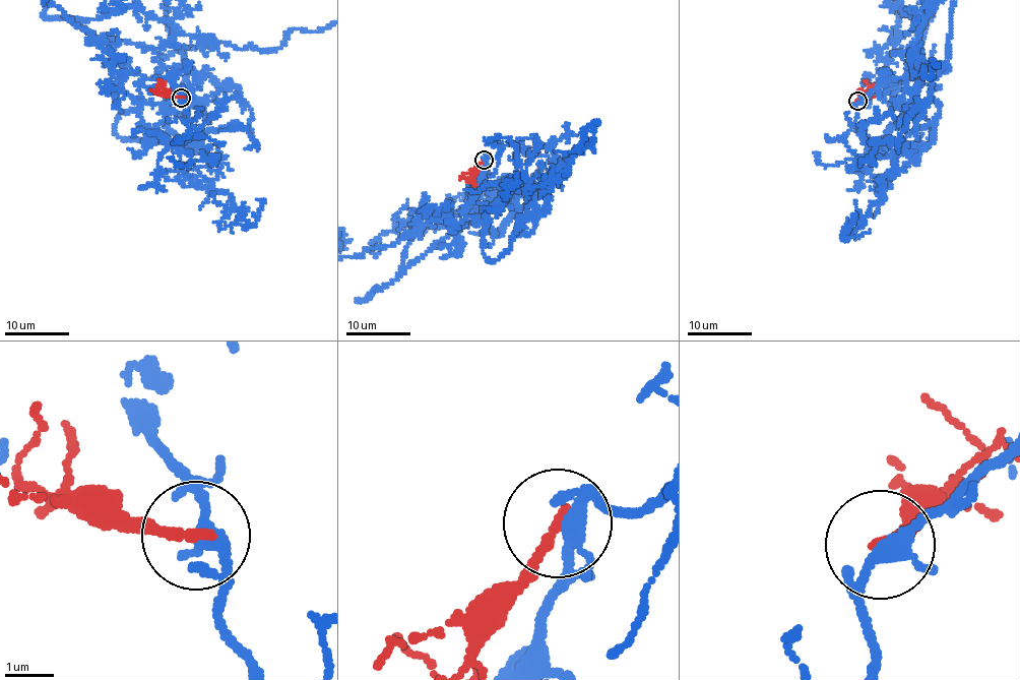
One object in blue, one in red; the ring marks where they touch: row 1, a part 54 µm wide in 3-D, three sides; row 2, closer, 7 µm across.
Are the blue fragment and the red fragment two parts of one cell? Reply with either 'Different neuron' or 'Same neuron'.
Different neuron

